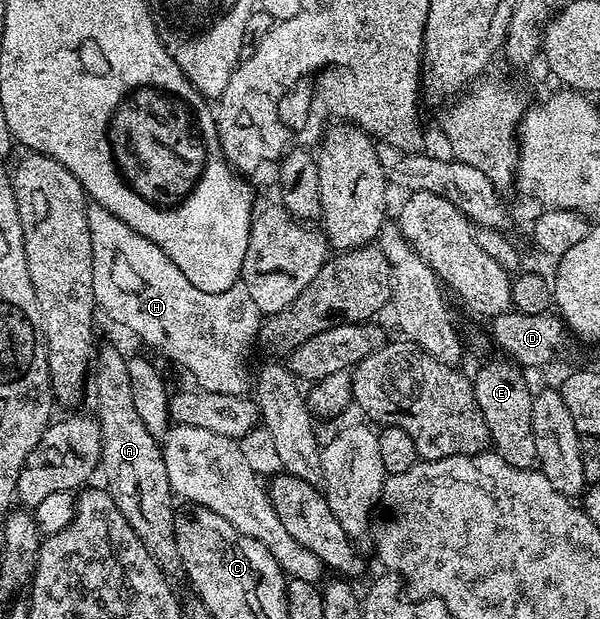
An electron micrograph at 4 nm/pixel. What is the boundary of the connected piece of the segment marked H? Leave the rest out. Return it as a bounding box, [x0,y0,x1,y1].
[87,203,261,395]

